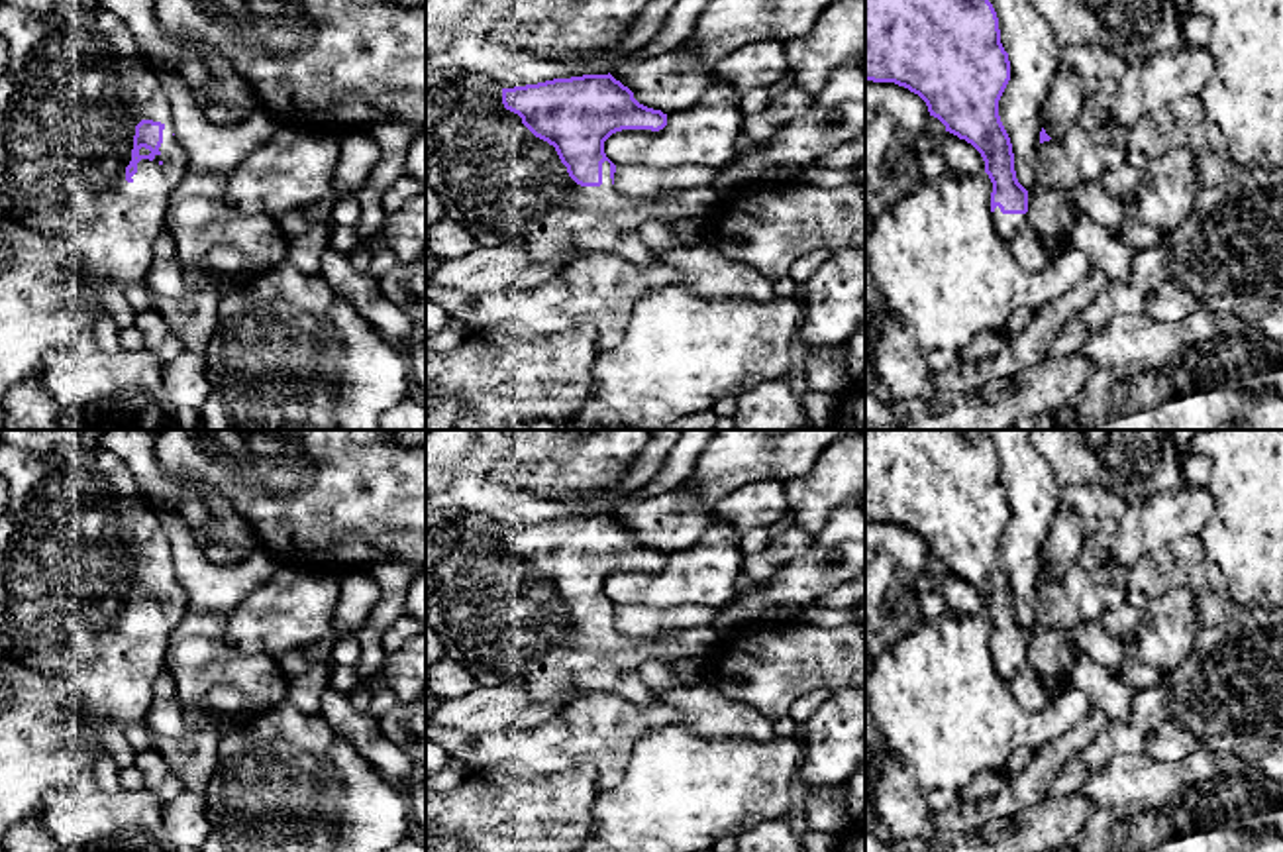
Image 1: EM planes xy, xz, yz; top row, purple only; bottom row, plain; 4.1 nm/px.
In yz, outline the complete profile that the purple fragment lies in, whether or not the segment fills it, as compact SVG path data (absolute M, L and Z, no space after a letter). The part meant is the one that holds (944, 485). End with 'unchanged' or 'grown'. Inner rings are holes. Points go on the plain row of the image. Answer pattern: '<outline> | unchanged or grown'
M865 430L865 520L895 522L918 534L946 571L971 583L993 622L991 652L1002 679L1028 671L1028 630L1018 622L999 540L1010 520L999 457L979 430Z | grown

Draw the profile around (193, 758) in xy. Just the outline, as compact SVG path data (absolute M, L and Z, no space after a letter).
M216 730L180 738L153 736L153 750L171 766L184 791L204 793L218 764L222 736Z

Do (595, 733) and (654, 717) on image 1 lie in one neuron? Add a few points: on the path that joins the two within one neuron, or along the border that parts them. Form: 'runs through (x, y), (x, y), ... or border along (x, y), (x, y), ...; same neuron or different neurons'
runs through (609, 745), (618, 745), (640, 723); same neuron

